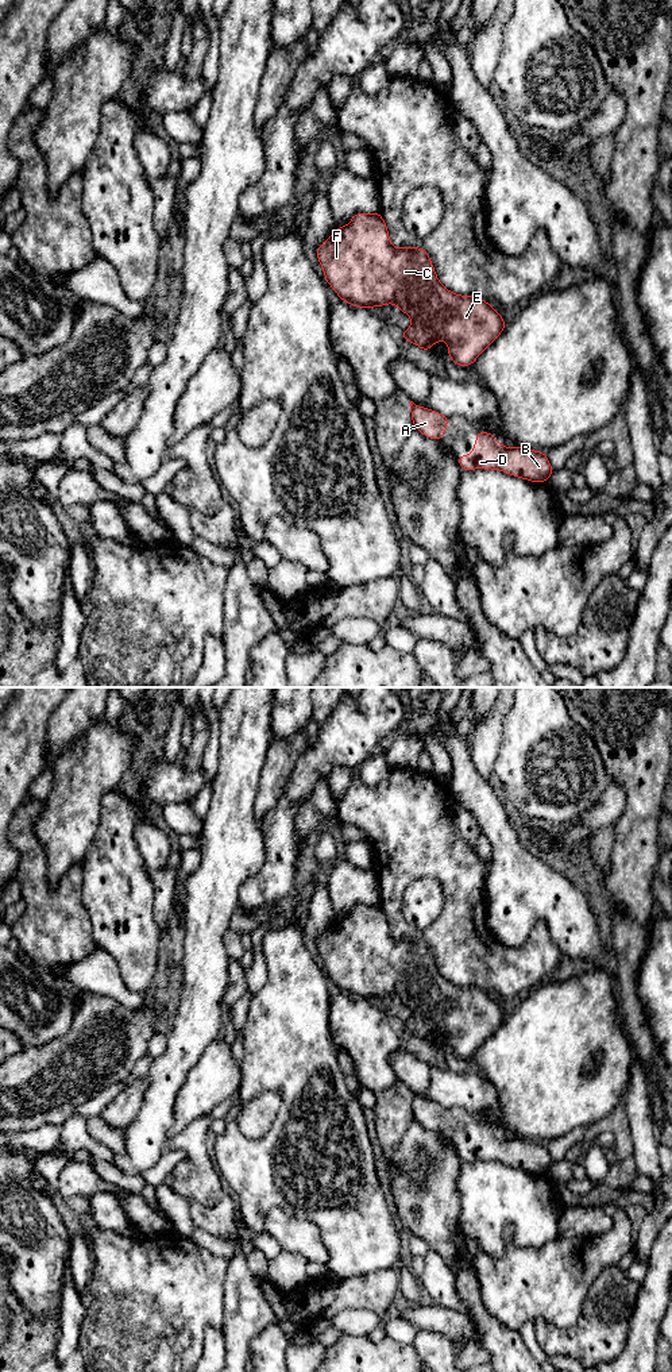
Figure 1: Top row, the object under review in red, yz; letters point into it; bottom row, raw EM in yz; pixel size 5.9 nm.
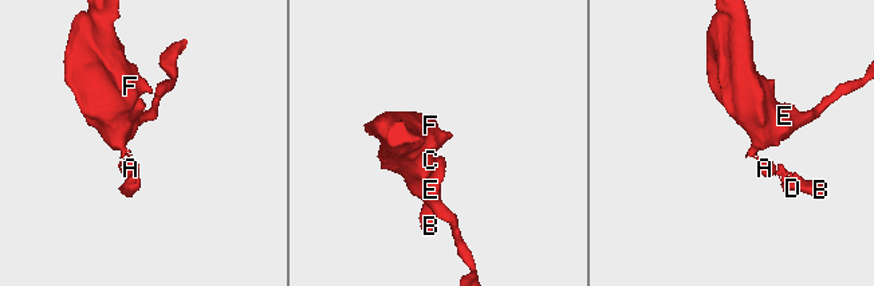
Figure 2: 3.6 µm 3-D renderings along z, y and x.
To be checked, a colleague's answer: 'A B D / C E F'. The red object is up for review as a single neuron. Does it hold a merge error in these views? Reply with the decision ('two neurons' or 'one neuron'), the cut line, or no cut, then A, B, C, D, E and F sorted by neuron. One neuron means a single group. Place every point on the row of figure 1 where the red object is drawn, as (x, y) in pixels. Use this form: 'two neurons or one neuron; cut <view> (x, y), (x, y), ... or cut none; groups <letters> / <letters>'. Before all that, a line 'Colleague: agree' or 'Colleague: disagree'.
Colleague: agree
two neurons; cut yz (414, 405), (412, 413); groups A B D / C E F

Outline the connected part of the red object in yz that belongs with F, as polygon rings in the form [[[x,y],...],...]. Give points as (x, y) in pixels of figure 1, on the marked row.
[[[379,212],[356,213],[347,226],[336,227],[333,234],[316,250],[316,254],[324,270],[325,281],[343,301],[358,308],[370,309],[386,304],[397,305],[405,315],[412,317],[410,327],[399,338],[408,339],[425,351],[429,351],[435,343],[445,340],[449,358],[459,366],[471,366],[506,327],[501,313],[487,301],[478,296],[460,296],[445,289],[436,275],[429,254],[424,248],[393,247],[387,226]]]

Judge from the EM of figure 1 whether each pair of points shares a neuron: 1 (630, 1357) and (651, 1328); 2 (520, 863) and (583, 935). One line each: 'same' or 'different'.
1: same
2: same

